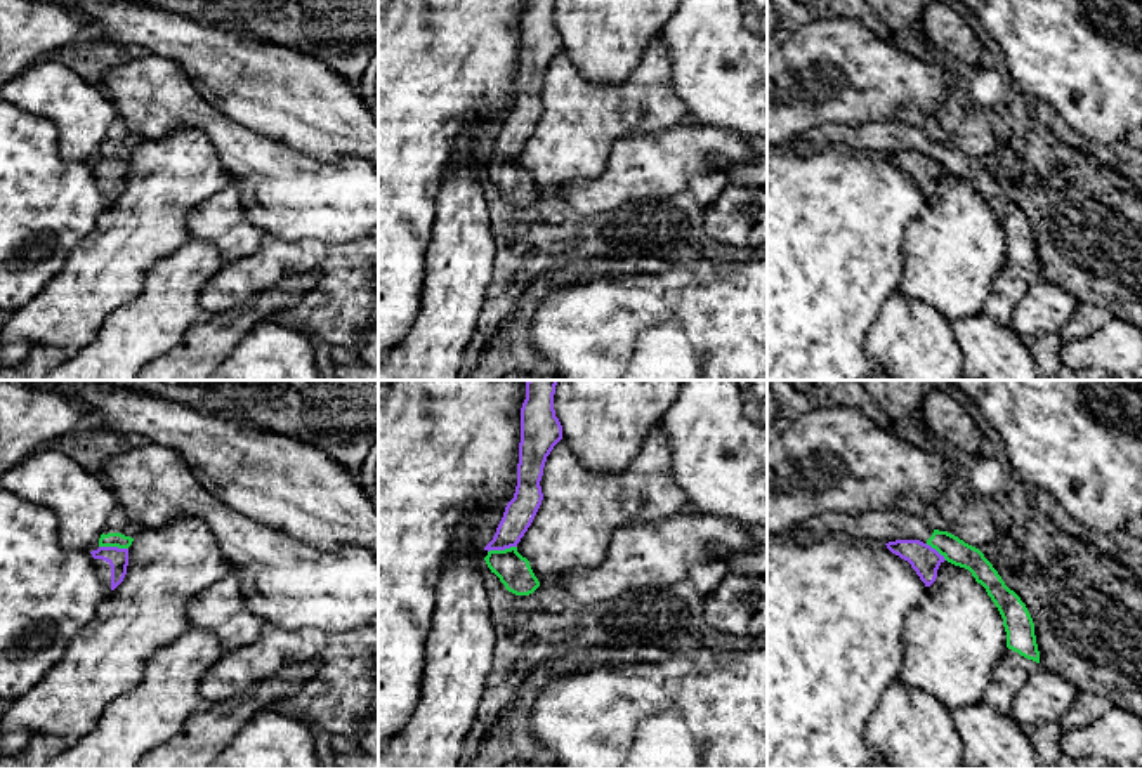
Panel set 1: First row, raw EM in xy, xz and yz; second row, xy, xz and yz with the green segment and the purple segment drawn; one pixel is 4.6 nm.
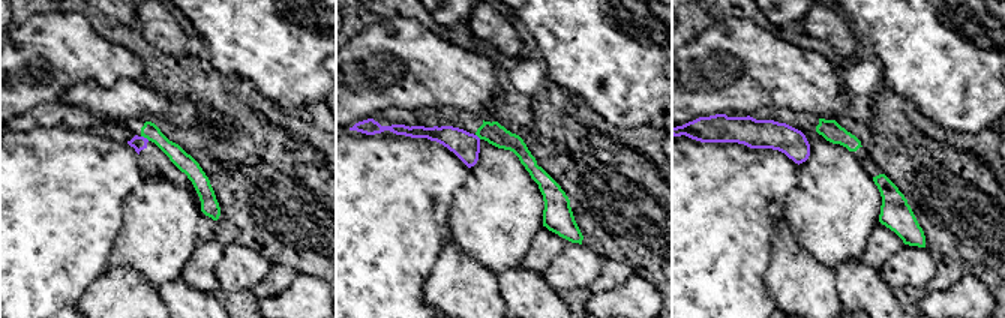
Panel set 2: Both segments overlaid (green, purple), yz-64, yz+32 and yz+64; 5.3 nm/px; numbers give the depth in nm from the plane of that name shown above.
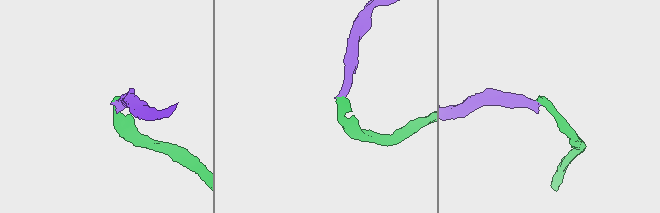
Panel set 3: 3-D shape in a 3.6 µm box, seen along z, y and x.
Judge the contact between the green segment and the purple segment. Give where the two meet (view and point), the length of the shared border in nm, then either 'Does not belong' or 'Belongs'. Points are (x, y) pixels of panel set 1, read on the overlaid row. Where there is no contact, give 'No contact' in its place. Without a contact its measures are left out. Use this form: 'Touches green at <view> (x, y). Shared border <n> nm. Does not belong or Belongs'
Touches green at xy (113, 545). Shared border 140 nm. Does not belong

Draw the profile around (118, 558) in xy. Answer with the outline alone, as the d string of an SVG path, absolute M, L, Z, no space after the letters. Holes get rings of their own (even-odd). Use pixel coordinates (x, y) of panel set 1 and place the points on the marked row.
M99 547L90 552L104 585L115 590L127 575L128 549Z

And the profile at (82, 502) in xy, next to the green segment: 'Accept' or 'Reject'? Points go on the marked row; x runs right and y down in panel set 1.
Reject

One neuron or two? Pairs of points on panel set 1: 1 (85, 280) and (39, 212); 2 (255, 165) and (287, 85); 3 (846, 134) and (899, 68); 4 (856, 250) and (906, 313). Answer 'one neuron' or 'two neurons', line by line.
1: two neurons
2: two neurons
3: two neurons
4: two neurons

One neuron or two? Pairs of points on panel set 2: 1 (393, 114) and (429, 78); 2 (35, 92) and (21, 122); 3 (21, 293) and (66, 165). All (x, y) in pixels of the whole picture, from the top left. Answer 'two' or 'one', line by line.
1: two
2: two
3: one

